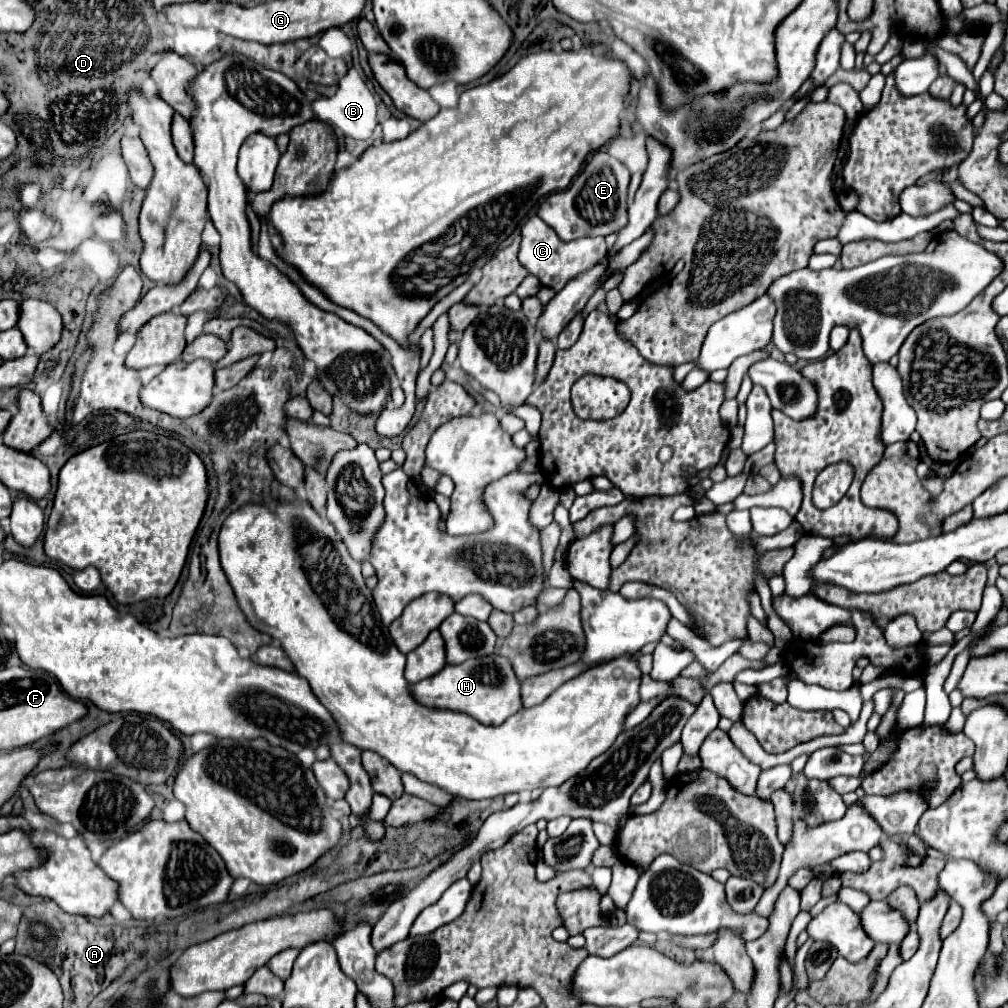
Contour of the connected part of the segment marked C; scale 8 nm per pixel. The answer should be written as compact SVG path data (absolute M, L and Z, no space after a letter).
M531 216L523 224L521 236L523 240L519 248L519 262L529 270L529 274L537 276L543 286L549 286L555 292L559 292L575 276L597 266L597 262L601 262L607 256L605 238L597 236L597 238L579 238L573 242L563 242L539 216Z

